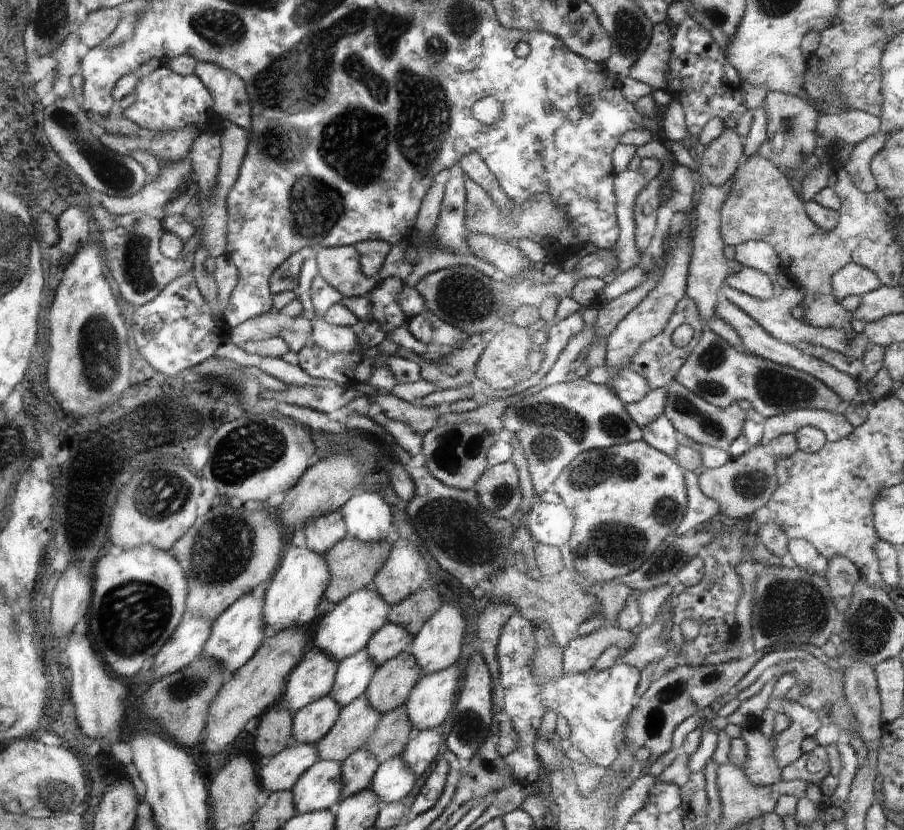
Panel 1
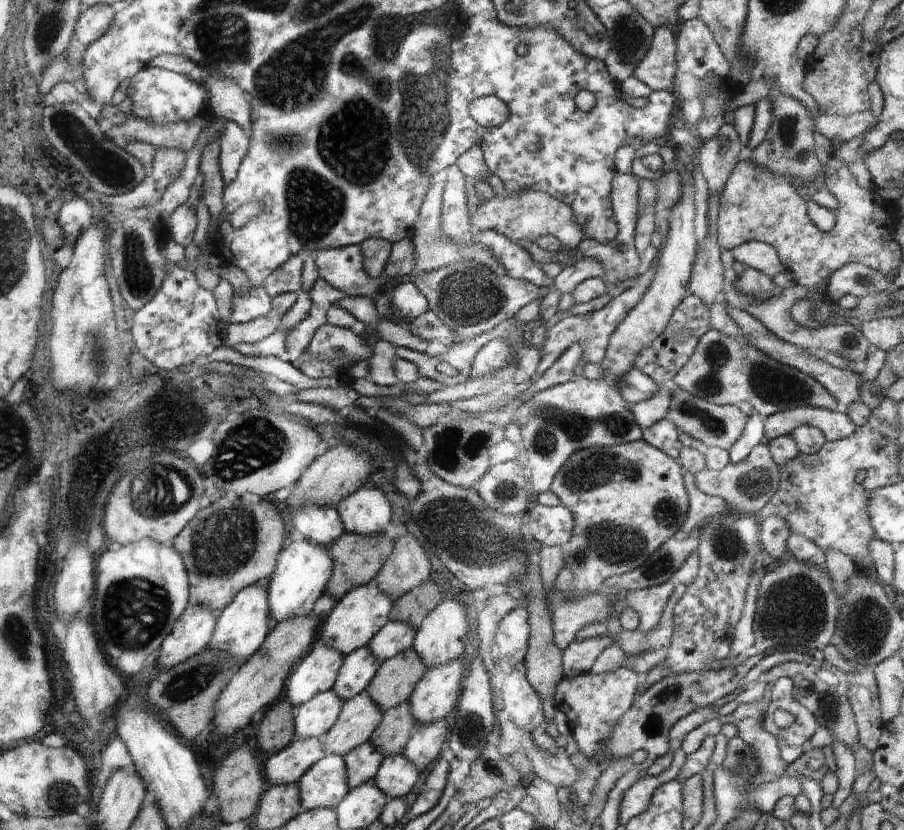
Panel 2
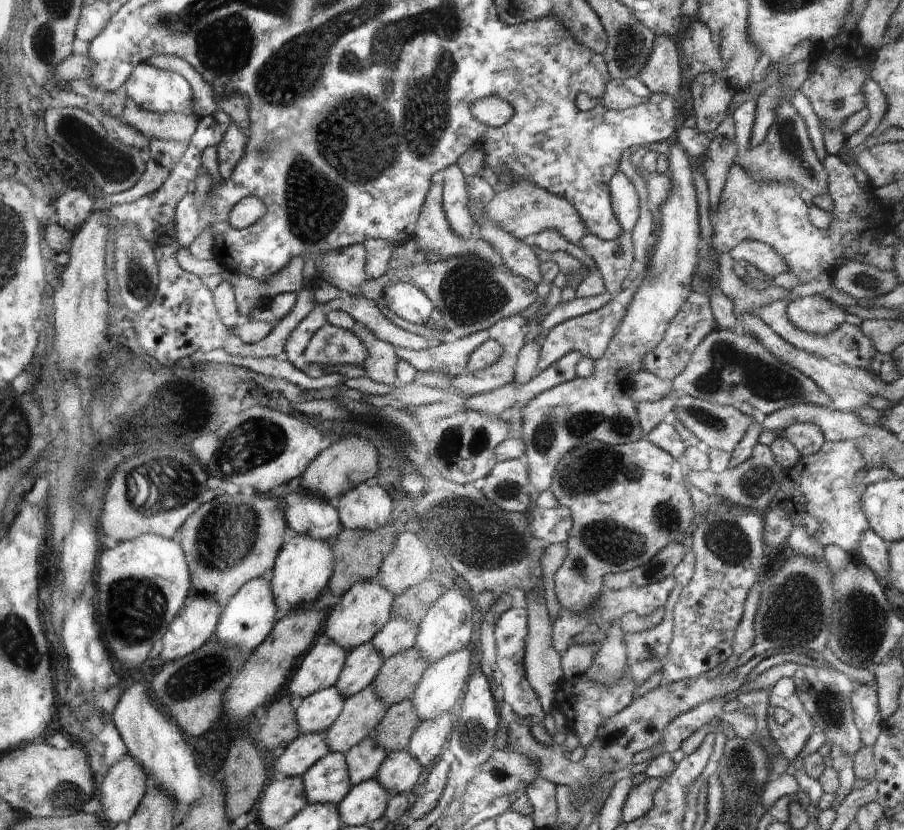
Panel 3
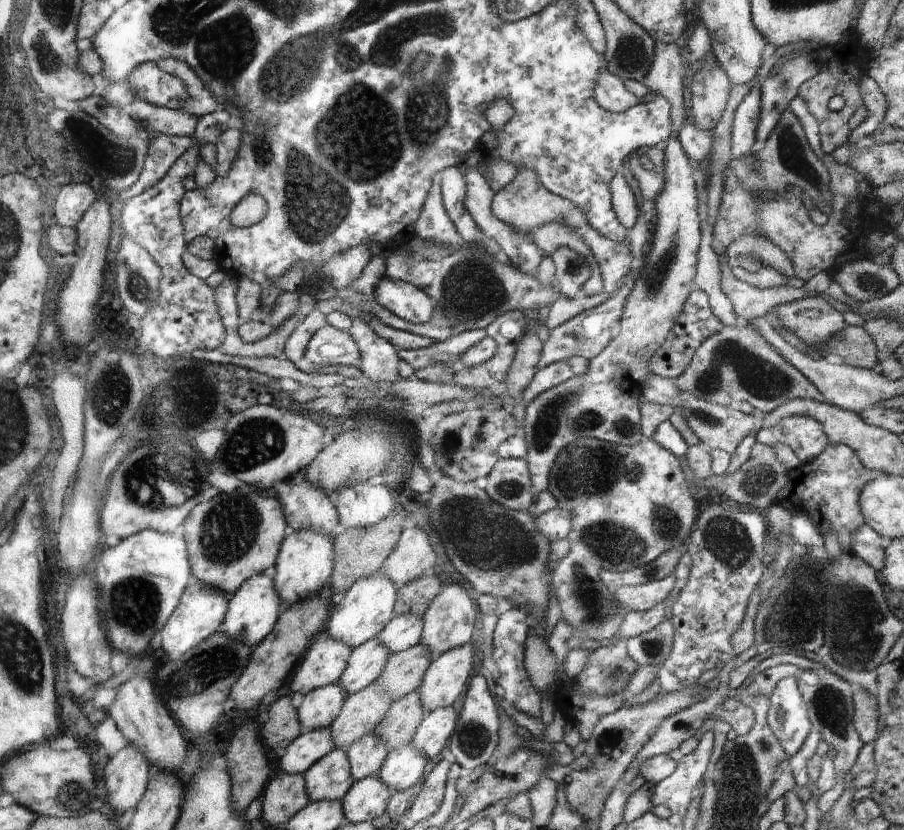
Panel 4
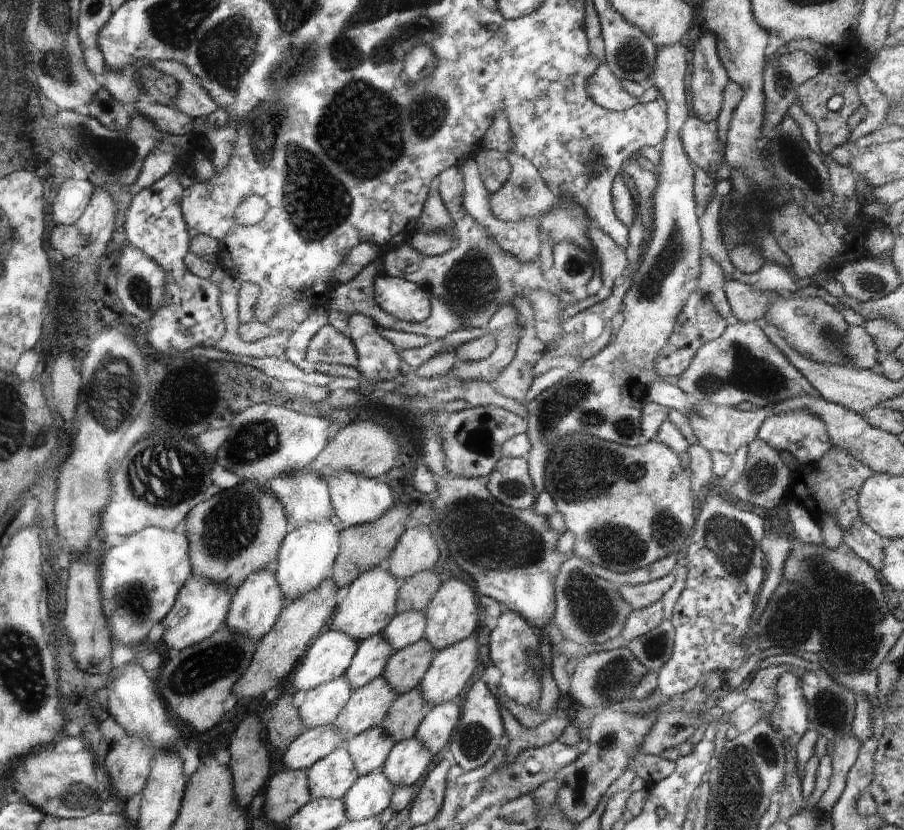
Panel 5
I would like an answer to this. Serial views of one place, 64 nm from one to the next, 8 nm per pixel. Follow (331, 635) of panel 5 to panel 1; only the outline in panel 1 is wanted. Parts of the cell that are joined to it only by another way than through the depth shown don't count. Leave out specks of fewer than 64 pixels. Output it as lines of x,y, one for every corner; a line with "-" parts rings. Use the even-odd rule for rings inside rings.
321,651
314,654
310,660
303,660
290,673
284,697
288,710
302,710
304,706
312,704
332,693
339,666
338,660
326,656

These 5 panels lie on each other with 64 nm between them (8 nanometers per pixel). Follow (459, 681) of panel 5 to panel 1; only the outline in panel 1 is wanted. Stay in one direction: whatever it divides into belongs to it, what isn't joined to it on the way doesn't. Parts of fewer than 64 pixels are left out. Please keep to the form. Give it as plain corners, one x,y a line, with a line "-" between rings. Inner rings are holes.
458,664
434,674
420,678
412,690
406,705
406,714
412,725
412,732
434,730
446,720
448,710
454,708
458,690

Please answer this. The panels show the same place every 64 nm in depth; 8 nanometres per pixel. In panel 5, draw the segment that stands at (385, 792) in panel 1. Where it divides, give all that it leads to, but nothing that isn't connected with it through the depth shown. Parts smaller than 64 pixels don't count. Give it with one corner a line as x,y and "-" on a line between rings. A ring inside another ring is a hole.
414,736
410,740
402,740
393,745
380,772
384,773
394,786
412,787
412,784
426,772
430,760
430,750

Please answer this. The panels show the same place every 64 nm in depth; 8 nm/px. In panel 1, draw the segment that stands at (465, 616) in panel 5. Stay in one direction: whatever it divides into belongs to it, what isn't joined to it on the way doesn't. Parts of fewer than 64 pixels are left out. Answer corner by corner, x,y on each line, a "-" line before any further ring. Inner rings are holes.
446,602
429,621
425,622
420,633
412,638
409,651
414,655
414,658
417,658
421,674
424,676
450,668
450,664
456,664
456,660
460,658
460,652
462,652
462,644
464,644
462,612
454,604

